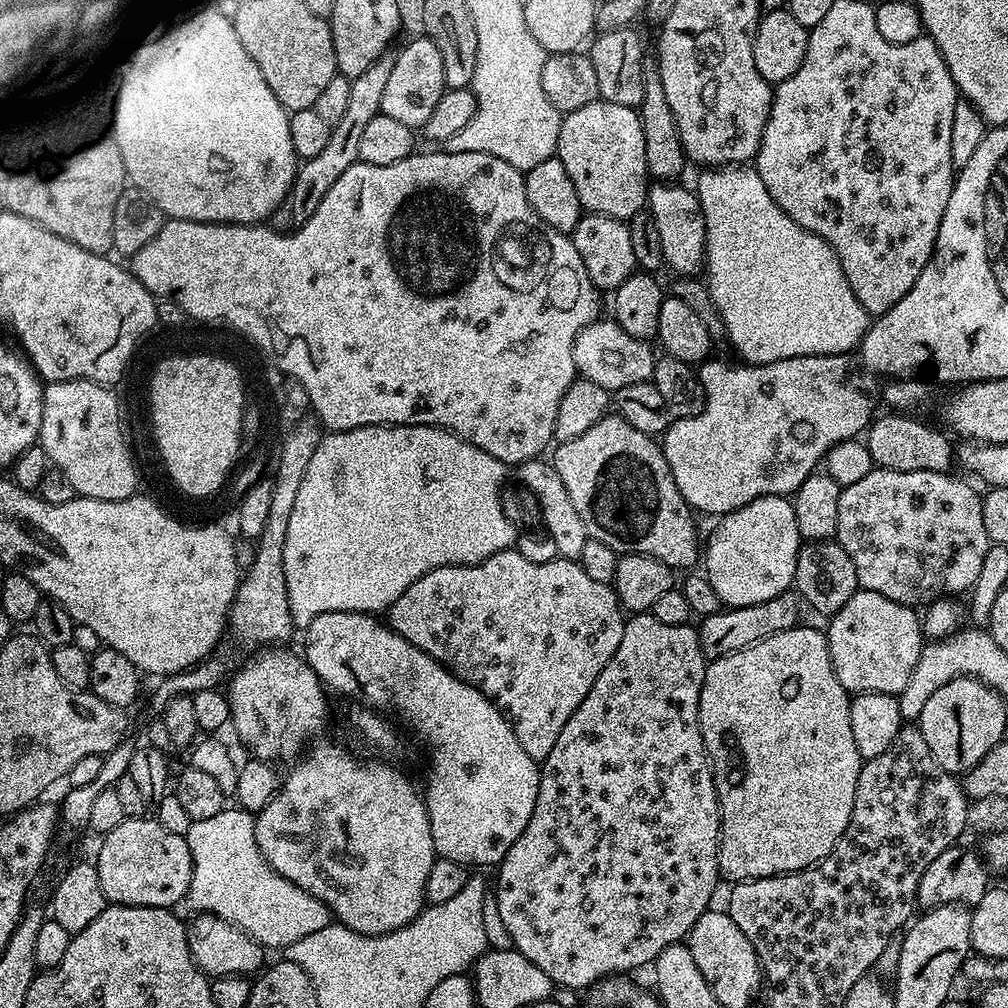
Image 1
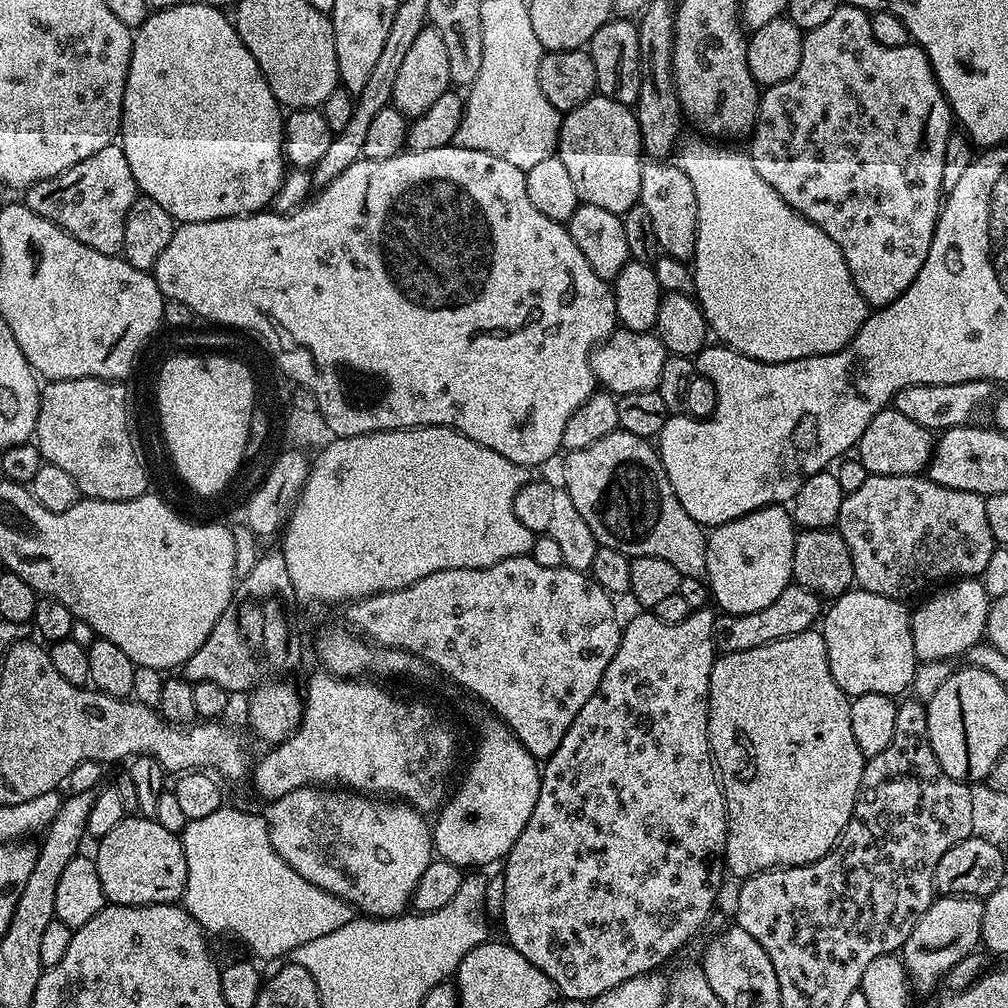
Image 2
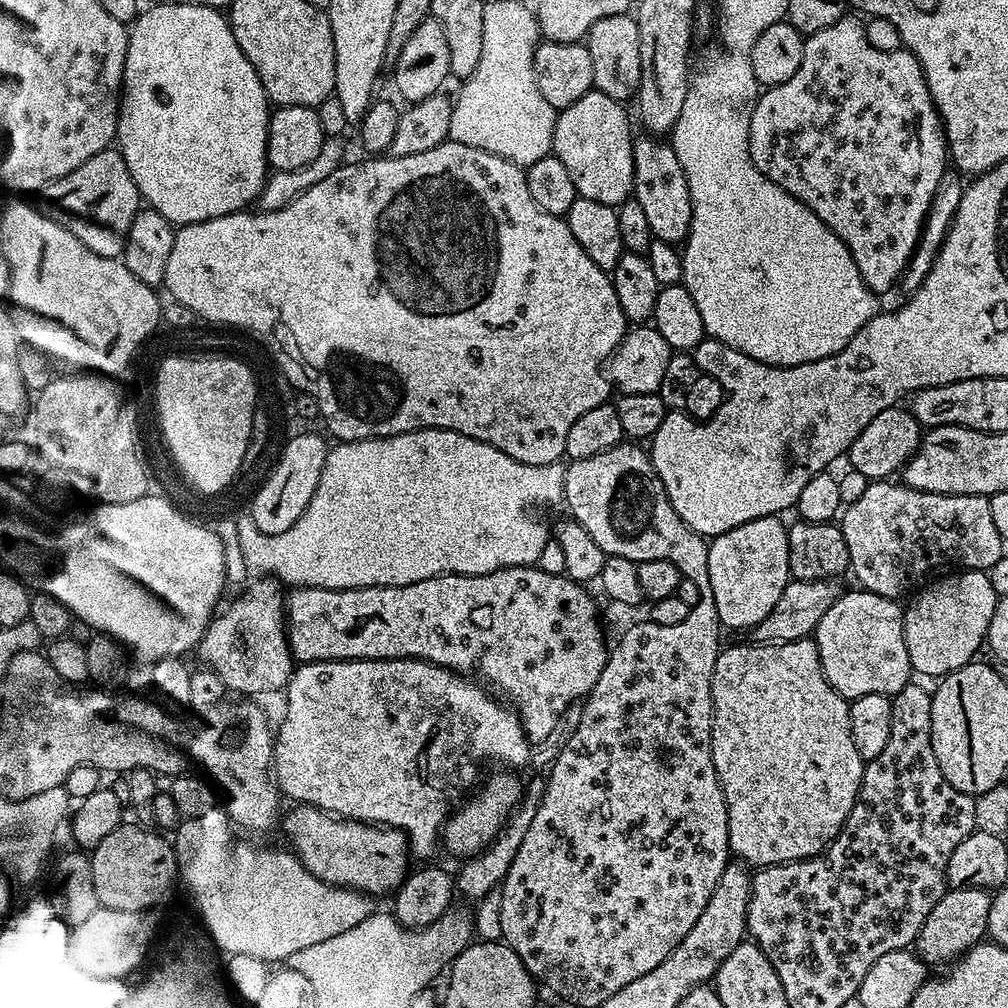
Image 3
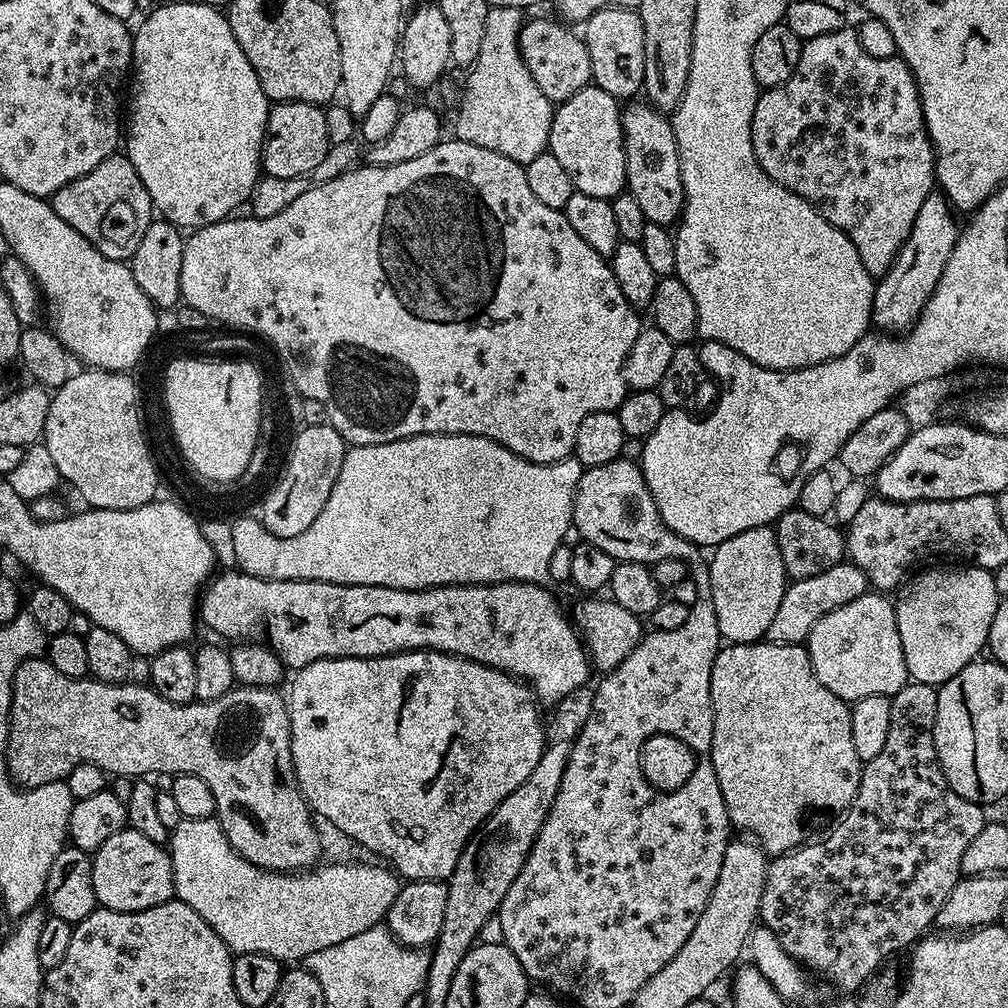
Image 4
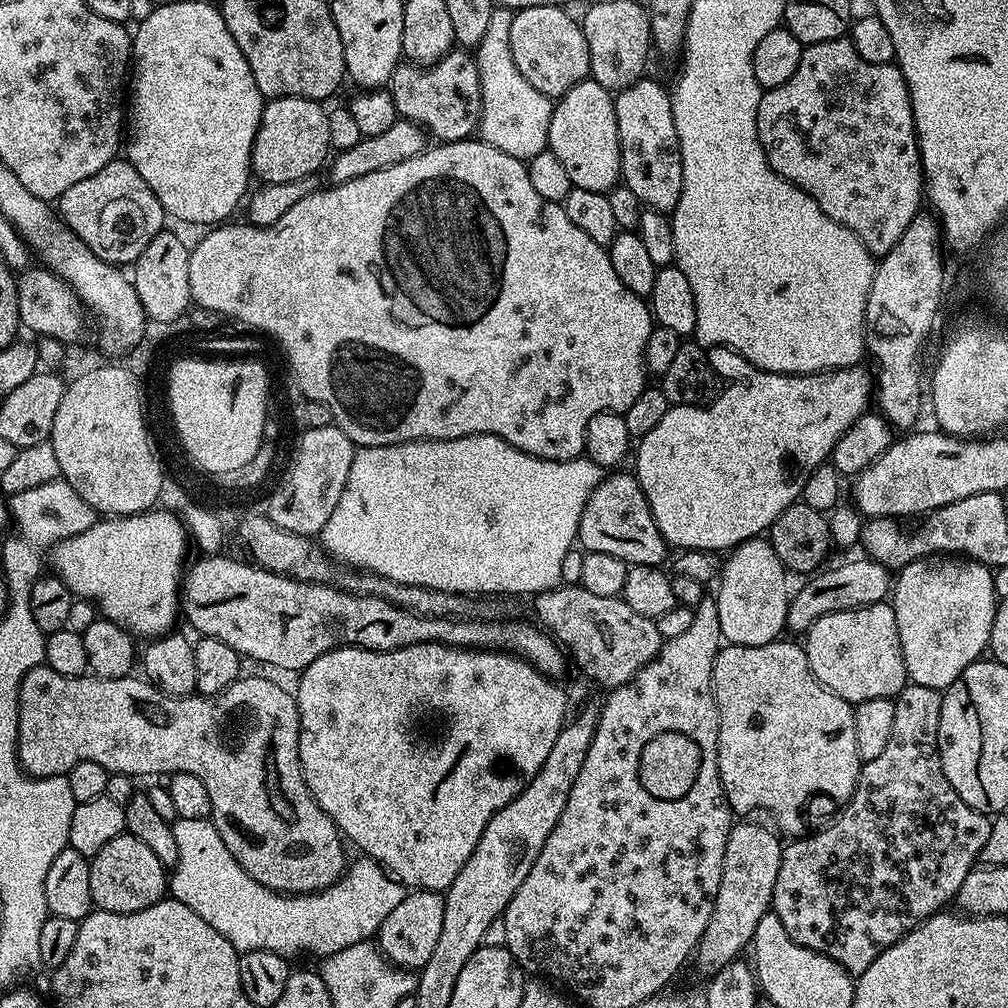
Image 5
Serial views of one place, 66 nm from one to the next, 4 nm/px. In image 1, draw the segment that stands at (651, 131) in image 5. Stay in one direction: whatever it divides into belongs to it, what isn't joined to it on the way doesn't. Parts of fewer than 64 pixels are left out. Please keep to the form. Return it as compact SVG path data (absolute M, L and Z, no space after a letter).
M656 182L648 189L647 211L652 213L654 226L661 236L663 260L667 269L679 276L697 275L704 266L706 218L702 214L700 200L691 187L683 188L680 182Z

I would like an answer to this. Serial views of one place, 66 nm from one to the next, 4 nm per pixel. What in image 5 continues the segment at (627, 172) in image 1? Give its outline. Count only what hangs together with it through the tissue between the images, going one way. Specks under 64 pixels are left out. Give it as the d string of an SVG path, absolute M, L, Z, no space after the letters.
M591 78L578 82L578 86L555 101L550 118L547 151L553 152L558 162L562 162L566 174L570 174L572 187L603 193L617 187L621 174L615 105L613 93Z

